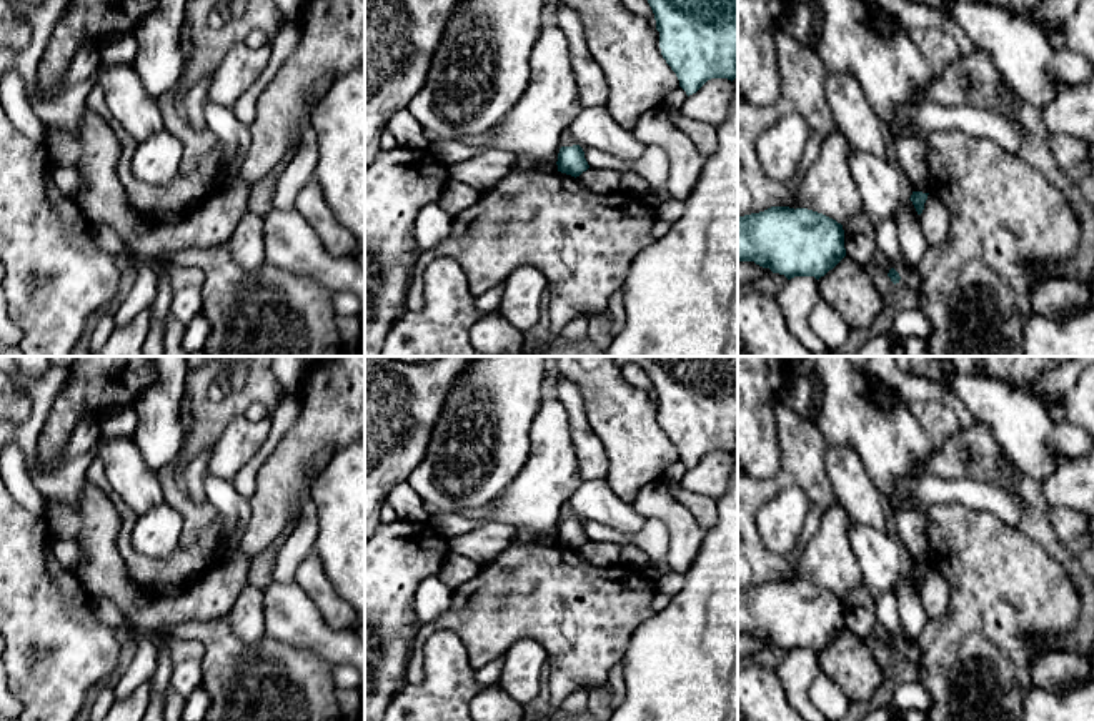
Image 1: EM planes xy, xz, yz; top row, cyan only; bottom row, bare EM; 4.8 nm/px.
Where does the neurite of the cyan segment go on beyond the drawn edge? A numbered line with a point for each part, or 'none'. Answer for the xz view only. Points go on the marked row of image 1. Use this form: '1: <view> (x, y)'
none

